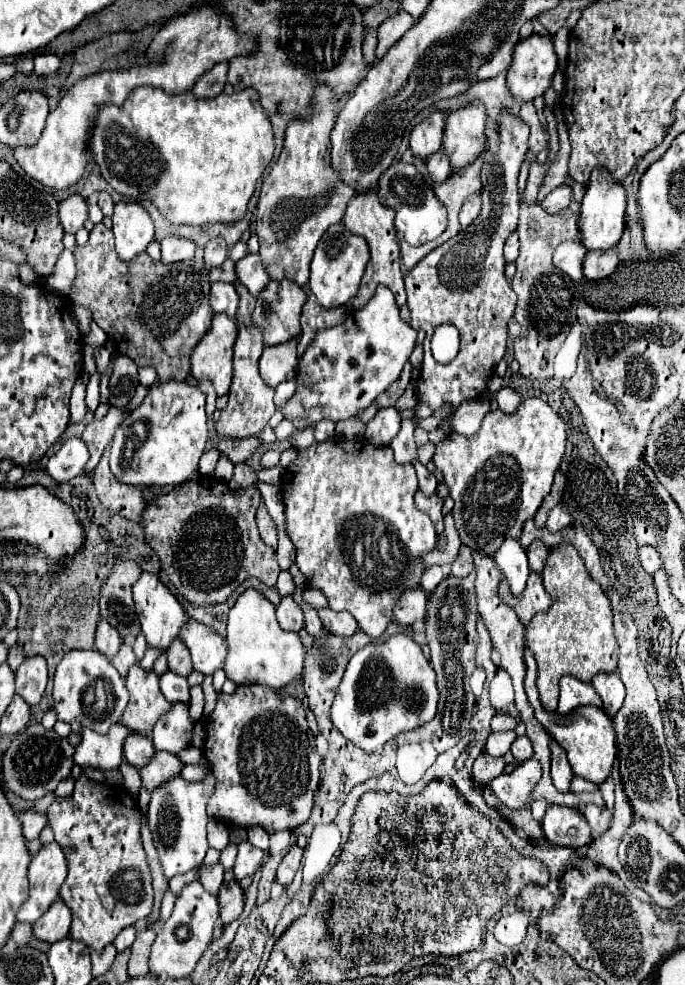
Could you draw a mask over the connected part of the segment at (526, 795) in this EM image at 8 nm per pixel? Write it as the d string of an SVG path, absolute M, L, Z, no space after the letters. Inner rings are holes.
M532 757L520 763L512 773L502 773L490 781L490 789L498 799L502 799L510 809L522 809L530 803L530 791L536 787L542 775L540 763Z

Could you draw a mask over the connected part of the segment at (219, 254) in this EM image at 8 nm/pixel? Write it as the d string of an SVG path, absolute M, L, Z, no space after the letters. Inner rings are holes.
M214 237L208 241L206 251L204 251L204 261L206 267L218 267L224 263L224 259L228 257L228 247L226 241L222 237Z

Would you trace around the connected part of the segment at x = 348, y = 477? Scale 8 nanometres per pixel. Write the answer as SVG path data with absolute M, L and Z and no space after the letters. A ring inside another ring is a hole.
M330 437L322 443L312 443L308 449L300 449L296 459L290 463L290 467L286 469L284 477L282 477L282 501L284 501L284 517L286 517L286 535L290 537L290 541L296 547L296 565L298 569L304 573L306 581L310 587L316 587L320 591L324 591L328 605L334 611L348 611L356 621L358 627L362 631L366 631L372 639L378 639L380 635L384 635L386 625L392 621L392 607L398 599L398 593L402 593L404 589L416 587L420 585L420 577L422 577L422 555L426 551L430 551L430 547L436 547L436 531L434 525L430 521L430 517L426 517L414 503L414 495L418 489L418 481L416 481L416 471L410 463L400 465L394 461L394 453L390 451L390 447L376 447L366 439L356 439L356 441L348 441L348 439L340 439L340 437Z

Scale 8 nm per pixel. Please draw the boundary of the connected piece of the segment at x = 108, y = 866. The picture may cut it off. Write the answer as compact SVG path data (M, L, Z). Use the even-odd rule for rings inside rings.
M80 775L70 797L56 799L48 809L48 819L54 829L56 841L66 853L68 875L60 887L62 901L72 909L70 937L86 943L88 947L102 951L114 937L128 925L134 925L150 915L154 903L152 871L146 859L146 851L140 839L140 811L136 799L122 787L110 787Z

